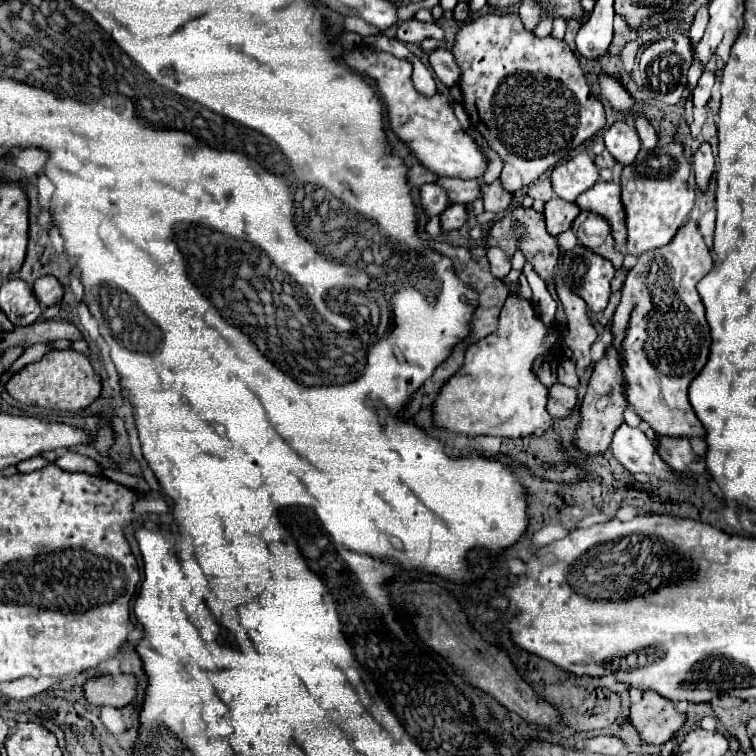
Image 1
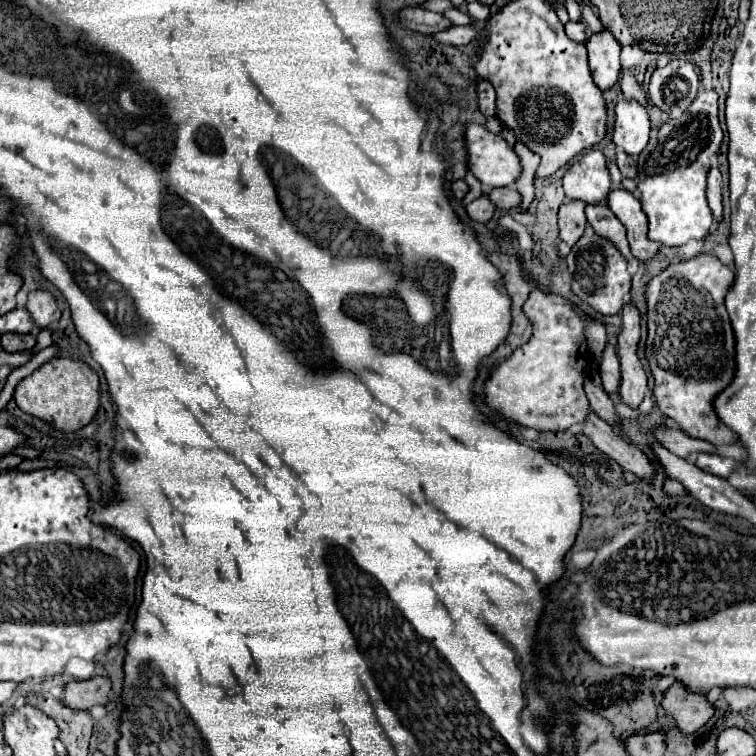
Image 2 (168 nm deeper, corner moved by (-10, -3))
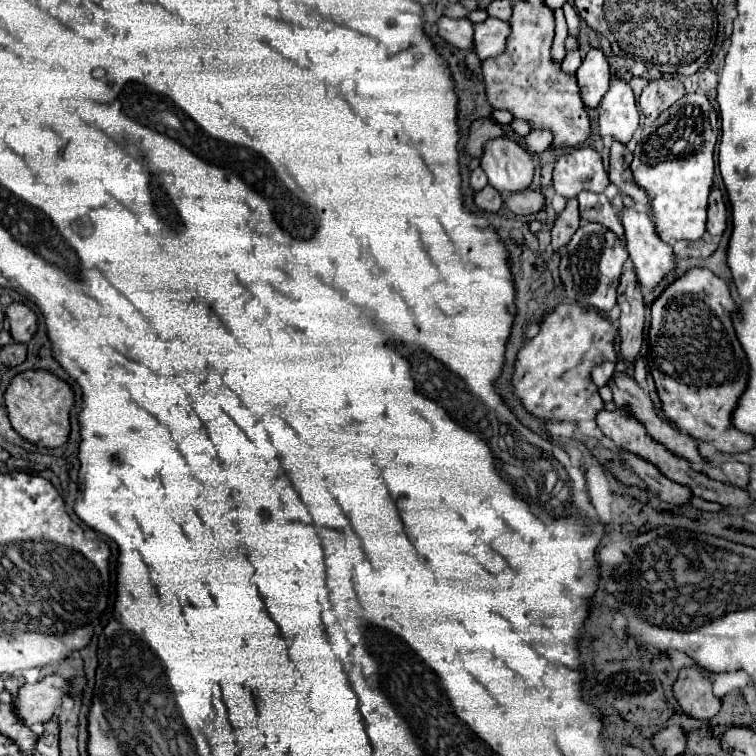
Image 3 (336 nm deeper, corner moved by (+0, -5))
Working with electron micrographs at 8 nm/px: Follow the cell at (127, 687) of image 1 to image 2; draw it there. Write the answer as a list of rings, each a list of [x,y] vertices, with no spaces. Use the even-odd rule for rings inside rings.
[[[94,676],[90,680],[72,680],[62,688],[60,700],[64,706],[72,710],[90,710],[96,704],[104,704],[108,700],[110,680],[102,676]]]

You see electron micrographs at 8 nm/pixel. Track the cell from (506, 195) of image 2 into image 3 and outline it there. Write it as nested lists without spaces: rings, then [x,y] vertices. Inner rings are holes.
[[[522,190],[518,194],[510,194],[504,198],[504,206],[514,214],[534,214],[542,208],[544,196],[540,192]]]

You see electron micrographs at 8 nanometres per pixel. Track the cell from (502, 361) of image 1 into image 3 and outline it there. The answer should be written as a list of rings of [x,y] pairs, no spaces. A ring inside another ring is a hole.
[[[558,304],[552,312],[546,312],[540,320],[540,332],[520,348],[514,362],[512,386],[524,410],[540,420],[550,420],[550,422],[552,420],[560,420],[560,422],[592,420],[596,412],[604,408],[604,402],[590,378],[590,372],[602,360],[616,362],[614,336],[616,336],[614,324],[602,314],[598,314],[594,308],[582,308],[578,304]]]

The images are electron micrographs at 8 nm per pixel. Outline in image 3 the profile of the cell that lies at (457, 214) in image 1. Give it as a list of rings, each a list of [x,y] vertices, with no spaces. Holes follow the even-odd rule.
[[[486,186],[474,196],[474,204],[484,212],[496,212],[502,206],[502,196],[492,186]]]

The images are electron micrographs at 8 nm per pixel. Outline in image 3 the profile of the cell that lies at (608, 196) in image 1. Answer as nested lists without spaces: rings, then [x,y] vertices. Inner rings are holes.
[[[622,208],[620,222],[626,230],[626,248],[638,282],[646,288],[656,286],[676,266],[672,246],[656,236],[648,212]]]

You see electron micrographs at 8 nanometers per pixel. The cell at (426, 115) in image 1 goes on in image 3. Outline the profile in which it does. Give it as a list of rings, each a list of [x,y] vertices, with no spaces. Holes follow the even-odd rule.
[[[494,138],[484,144],[480,168],[486,172],[488,184],[500,192],[518,192],[534,178],[532,156],[522,144],[508,138]]]

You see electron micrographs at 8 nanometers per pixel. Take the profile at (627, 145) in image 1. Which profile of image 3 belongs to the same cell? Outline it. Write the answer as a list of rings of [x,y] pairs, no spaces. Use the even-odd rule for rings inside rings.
[[[614,78],[610,90],[598,106],[600,136],[628,144],[638,128],[638,110],[630,86],[622,78]]]

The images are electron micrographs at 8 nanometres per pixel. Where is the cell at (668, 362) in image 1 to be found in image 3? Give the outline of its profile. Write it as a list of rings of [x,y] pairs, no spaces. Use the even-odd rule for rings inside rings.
[[[690,268],[686,274],[676,278],[670,286],[660,292],[660,296],[652,302],[650,308],[650,328],[648,328],[648,348],[644,354],[644,362],[654,378],[658,398],[662,402],[662,412],[678,430],[686,432],[692,438],[700,438],[710,442],[720,452],[734,454],[746,452],[754,448],[754,436],[738,432],[732,428],[730,414],[736,408],[738,396],[746,388],[748,378],[748,362],[740,342],[736,340],[730,312],[734,312],[736,302],[730,296],[728,284],[718,278],[708,268]]]

